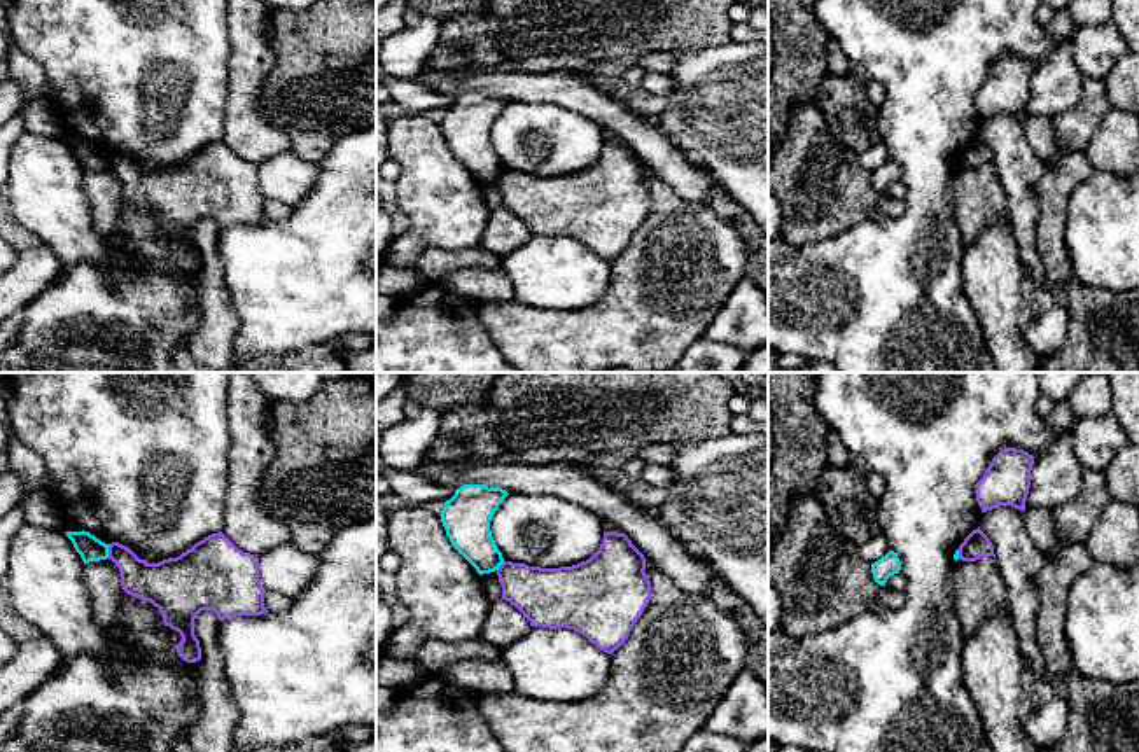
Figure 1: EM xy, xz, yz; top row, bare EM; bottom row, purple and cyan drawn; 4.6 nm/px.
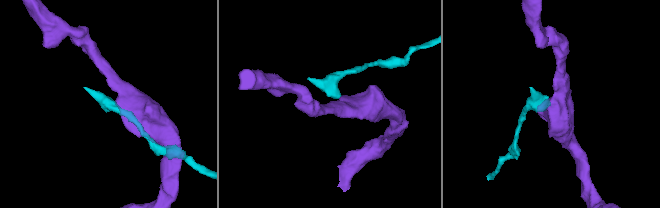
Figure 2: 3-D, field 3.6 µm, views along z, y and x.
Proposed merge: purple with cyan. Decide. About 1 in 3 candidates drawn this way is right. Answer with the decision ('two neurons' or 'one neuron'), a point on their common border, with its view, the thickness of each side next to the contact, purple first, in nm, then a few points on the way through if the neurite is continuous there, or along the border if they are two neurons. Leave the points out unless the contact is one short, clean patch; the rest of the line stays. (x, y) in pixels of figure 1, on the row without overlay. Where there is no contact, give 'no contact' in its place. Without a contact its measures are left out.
two neurons | xy (109, 160) | 180/120 nm | along xy (107, 153), (109, 165)

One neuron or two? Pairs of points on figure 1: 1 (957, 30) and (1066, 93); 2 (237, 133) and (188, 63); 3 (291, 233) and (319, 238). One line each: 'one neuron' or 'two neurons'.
1: two neurons
2: two neurons
3: one neuron

